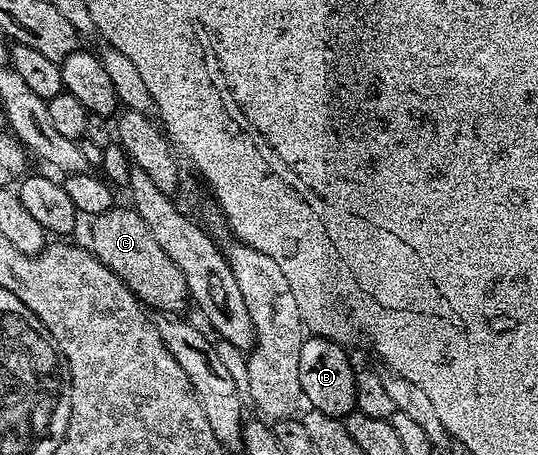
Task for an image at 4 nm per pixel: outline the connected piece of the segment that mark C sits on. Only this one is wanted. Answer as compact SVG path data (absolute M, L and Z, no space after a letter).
M114 207L92 218L89 224L88 248L105 268L120 279L137 296L142 305L163 315L179 315L189 305L189 287L176 263L151 235L147 223L132 207Z

